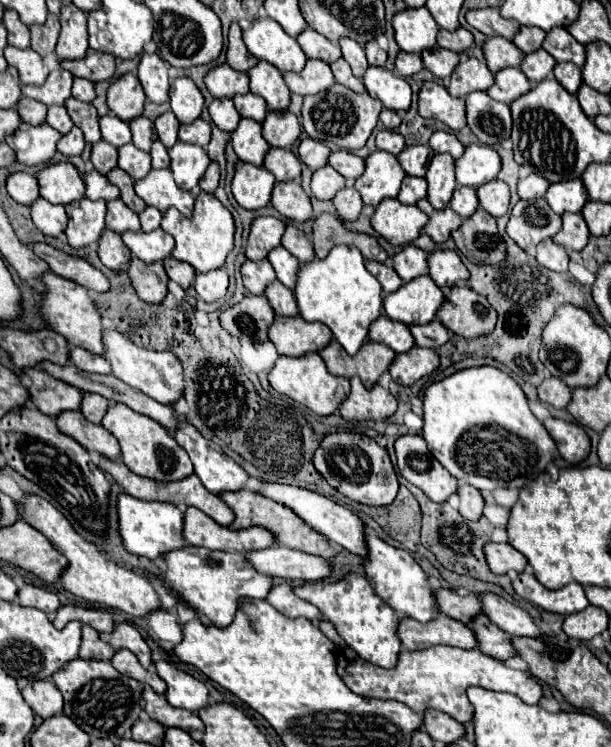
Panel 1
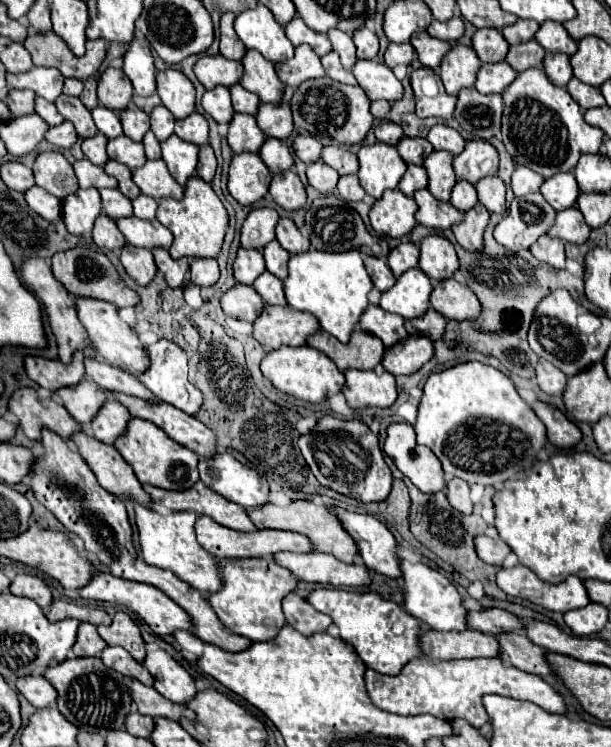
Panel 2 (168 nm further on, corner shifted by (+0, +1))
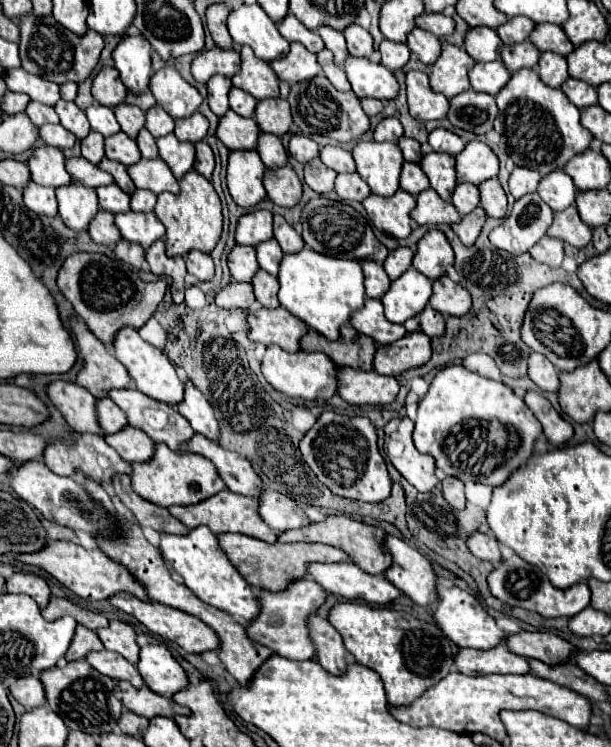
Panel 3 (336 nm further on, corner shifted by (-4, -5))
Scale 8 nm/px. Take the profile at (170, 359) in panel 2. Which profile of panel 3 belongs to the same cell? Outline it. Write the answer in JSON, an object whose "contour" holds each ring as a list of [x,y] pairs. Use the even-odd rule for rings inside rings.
{"contour":[[[185,381],[185,401],[181,405],[175,407],[189,423],[191,427],[205,435],[211,441],[219,439],[219,423],[215,419],[215,413],[209,405],[209,401],[199,393],[199,389],[193,389],[193,385],[189,385],[189,381]]]}

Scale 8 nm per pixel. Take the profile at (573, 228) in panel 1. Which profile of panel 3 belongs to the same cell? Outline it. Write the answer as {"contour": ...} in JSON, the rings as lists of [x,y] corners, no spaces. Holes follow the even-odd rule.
{"contour":[[[571,205],[569,209],[555,213],[553,225],[549,227],[547,235],[567,241],[573,247],[585,247],[591,241],[591,227],[581,221],[577,209]]]}

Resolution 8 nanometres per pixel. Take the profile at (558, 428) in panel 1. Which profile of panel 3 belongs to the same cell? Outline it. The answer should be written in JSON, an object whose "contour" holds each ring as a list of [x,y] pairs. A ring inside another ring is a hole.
{"contour":[[[527,391],[525,403],[533,411],[533,415],[539,419],[539,423],[543,425],[545,437],[555,447],[567,443],[573,437],[573,427],[553,409],[553,405],[543,395],[539,395],[537,391]]]}

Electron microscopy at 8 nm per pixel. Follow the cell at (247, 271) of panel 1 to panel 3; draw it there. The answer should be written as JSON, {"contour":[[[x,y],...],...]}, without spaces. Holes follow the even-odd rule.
{"contour":[[[235,245],[229,255],[227,255],[227,265],[231,271],[231,277],[235,281],[249,283],[253,275],[257,273],[257,257],[255,257],[255,247],[249,245]]]}

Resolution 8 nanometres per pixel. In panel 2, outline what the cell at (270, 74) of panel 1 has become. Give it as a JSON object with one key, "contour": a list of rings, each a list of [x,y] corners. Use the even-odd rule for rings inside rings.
{"contour":[[[249,49],[243,59],[243,67],[245,67],[245,73],[243,73],[241,85],[247,91],[259,95],[263,103],[281,103],[285,85],[277,77],[273,63],[263,59],[261,53]]]}

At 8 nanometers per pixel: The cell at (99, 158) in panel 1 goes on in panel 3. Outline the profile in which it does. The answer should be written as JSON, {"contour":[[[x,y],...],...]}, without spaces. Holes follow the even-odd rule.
{"contour":[[[89,131],[89,135],[85,139],[81,139],[81,155],[87,161],[91,161],[91,163],[97,165],[105,157],[105,153],[103,153],[103,141],[105,139],[101,137],[101,133]]]}

